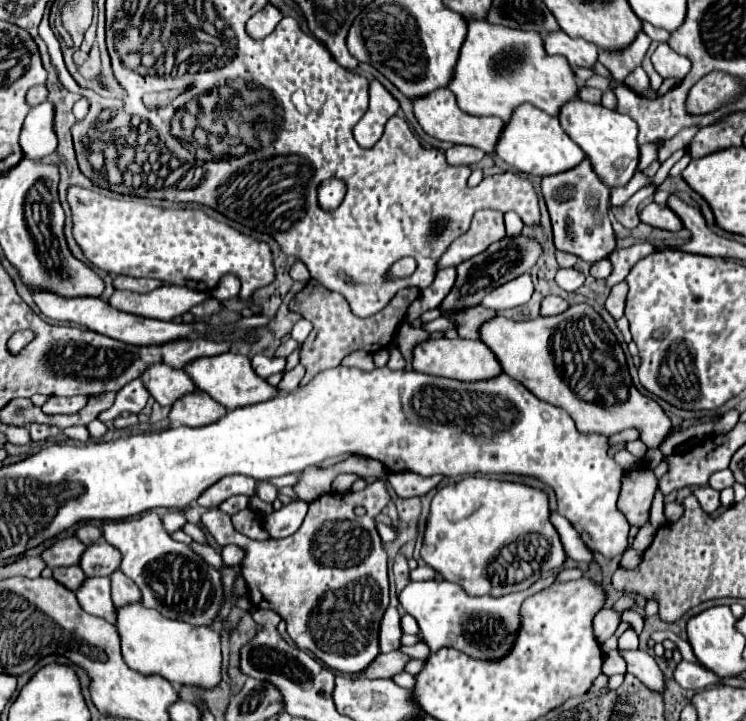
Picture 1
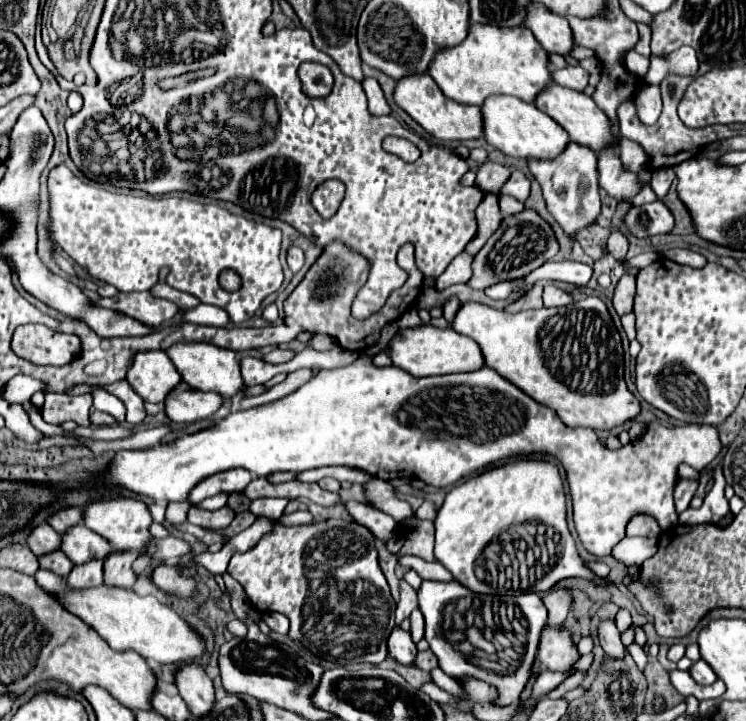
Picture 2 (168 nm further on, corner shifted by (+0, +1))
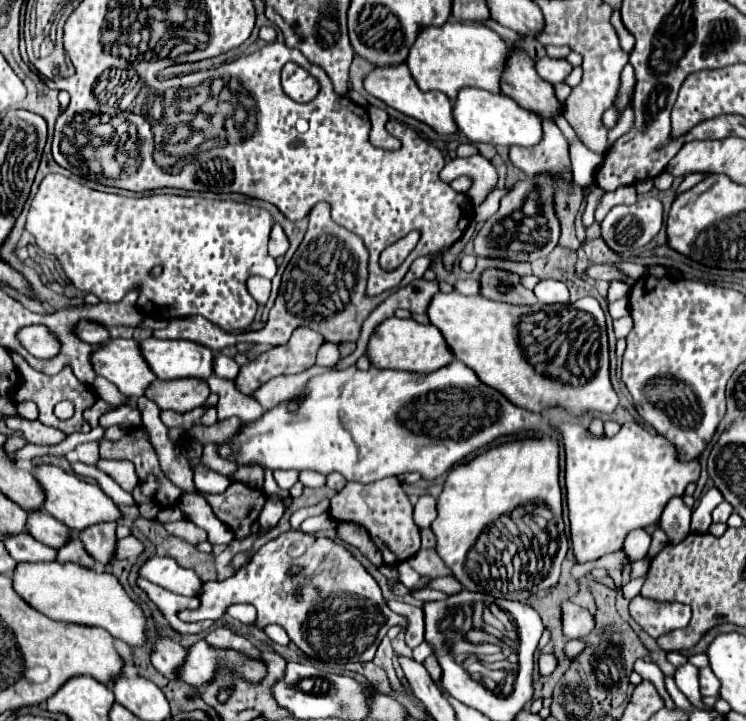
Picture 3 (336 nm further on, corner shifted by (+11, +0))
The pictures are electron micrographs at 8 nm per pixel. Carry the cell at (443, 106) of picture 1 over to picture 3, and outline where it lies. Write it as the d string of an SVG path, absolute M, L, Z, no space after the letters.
M402 63L402 65L394 65L394 67L376 67L366 79L364 79L364 89L378 97L380 101L384 101L388 107L408 115L408 117L414 117L422 123L426 123L428 127L432 127L438 135L454 135L458 133L456 131L456 121L452 119L452 101L440 93L440 91L420 91L416 87L416 81L412 79L412 73L408 71L408 65Z

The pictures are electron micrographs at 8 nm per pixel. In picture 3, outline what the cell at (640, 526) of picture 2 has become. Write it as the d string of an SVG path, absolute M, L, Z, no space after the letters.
M636 529L626 535L624 551L630 557L630 561L642 559L648 553L648 547L650 547L650 535L644 529Z

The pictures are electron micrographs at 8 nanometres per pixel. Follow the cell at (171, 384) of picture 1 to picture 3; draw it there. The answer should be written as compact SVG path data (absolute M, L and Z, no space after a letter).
M110 339L92 355L96 375L112 381L126 397L142 397L156 379L134 339Z

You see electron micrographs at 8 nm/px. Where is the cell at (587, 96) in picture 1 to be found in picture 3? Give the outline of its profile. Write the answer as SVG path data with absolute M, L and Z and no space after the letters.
M544 57L536 63L536 71L538 75L552 83L552 85L558 85L558 83L564 83L564 79L570 75L572 71L572 65L566 61L566 59L550 59L550 57Z

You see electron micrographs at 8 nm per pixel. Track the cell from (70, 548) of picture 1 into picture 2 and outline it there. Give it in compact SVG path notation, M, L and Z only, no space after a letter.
M47 522L33 526L27 536L27 546L31 548L31 552L35 556L47 554L51 550L59 550L59 542L61 542L61 536L55 530L51 530L51 526L47 526Z

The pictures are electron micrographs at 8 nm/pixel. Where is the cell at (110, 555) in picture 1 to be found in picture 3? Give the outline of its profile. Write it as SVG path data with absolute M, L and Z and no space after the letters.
M36 511L36 513L28 515L28 533L34 539L38 539L54 549L60 549L64 541L68 541L68 539L72 539L72 535L76 535L70 527L66 527L64 523L60 523L46 511Z

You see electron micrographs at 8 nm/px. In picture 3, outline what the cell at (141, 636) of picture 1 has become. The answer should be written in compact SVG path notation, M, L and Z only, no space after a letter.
M18 563L14 569L16 593L34 609L54 621L78 623L86 627L106 629L114 639L130 647L146 645L146 615L142 607L128 597L118 579L106 571L86 569L74 563Z

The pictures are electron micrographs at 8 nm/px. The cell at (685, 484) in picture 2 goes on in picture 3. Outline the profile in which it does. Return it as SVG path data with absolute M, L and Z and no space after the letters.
M672 497L662 511L660 529L668 535L670 543L680 543L690 533L692 509L682 503L680 497Z

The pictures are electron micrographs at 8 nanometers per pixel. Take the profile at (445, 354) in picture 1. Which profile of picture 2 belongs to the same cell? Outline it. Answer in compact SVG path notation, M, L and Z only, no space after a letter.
M431 324L405 328L395 334L391 340L389 356L393 360L393 366L403 368L415 378L423 376L439 376L439 374L455 374L455 372L471 372L483 366L483 356L479 346L467 338L457 334L453 328L435 328Z

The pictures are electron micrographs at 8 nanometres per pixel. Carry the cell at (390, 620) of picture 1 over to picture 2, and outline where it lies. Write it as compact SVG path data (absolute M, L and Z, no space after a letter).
M395 628L389 636L389 654L403 666L415 666L417 646L411 640L411 634L401 628Z

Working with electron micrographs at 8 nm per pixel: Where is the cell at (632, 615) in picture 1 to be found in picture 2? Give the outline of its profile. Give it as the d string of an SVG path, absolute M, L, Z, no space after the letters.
M635 642L631 643L628 647L628 652L634 659L635 663L639 667L641 671L644 670L647 662L648 662L648 656L643 648L641 648L638 644Z

